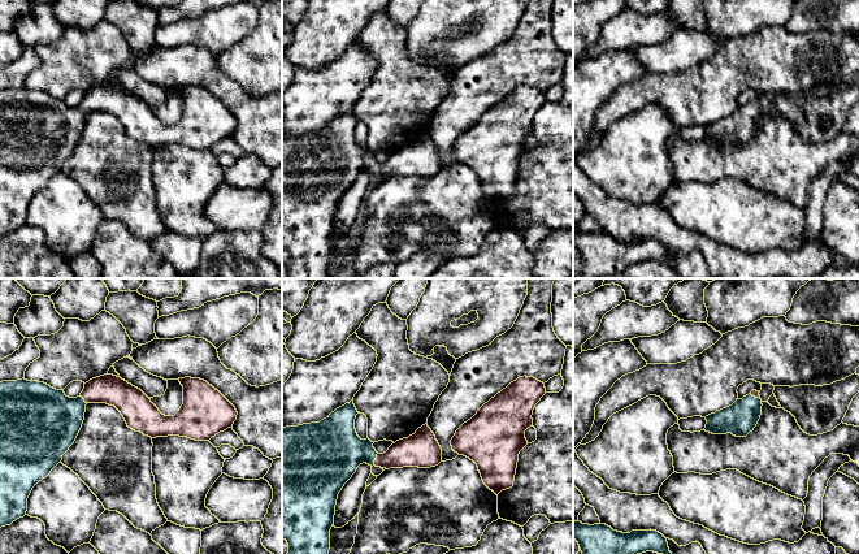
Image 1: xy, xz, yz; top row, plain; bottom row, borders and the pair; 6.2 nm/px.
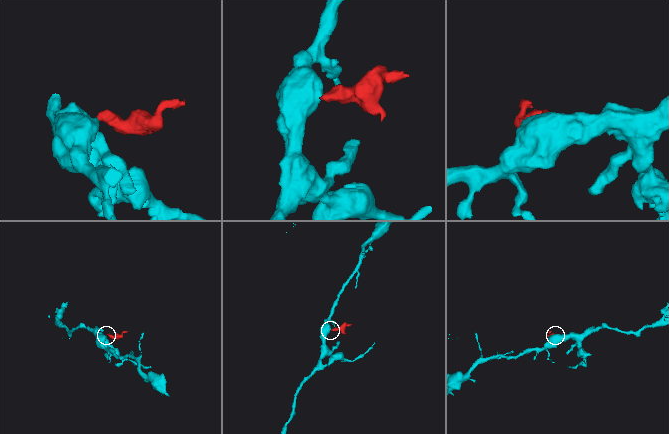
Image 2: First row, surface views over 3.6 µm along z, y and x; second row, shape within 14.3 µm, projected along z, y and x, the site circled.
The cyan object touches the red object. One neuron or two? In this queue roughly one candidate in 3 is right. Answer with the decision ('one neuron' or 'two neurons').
one neuron

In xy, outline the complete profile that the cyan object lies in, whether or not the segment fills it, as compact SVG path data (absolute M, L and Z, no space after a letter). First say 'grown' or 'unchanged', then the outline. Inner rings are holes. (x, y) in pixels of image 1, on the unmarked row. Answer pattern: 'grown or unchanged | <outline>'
grown | M113 83L90 88L77 107L69 107L64 99L44 91L25 87L0 91L0 237L26 224L32 196L61 172L62 164L74 152L87 112L114 114L129 137L151 147L179 144L209 150L233 135L238 121L218 99L200 87L185 86L179 91L183 95L183 113L174 125L162 124L140 98Z

